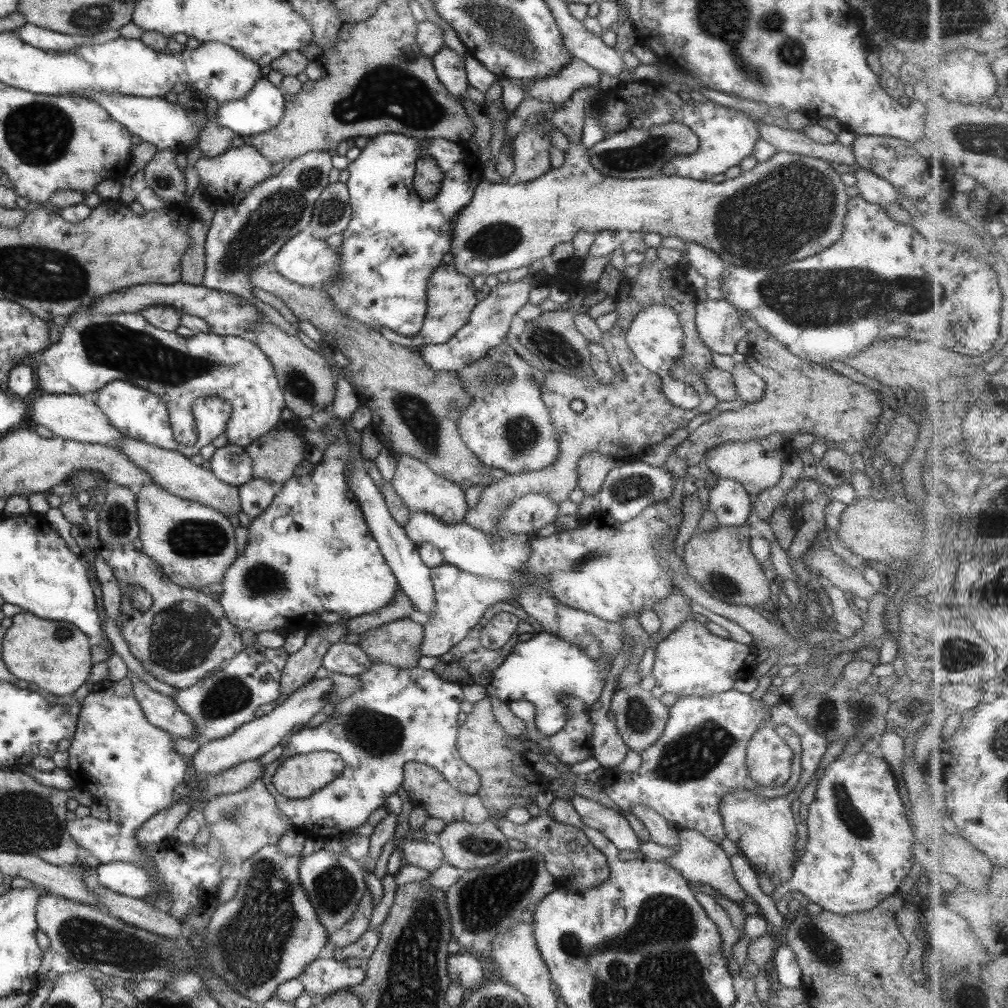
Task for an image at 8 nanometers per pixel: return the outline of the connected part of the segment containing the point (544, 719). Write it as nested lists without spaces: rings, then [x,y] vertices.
[[[543,630],[532,633],[526,640],[518,640],[511,653],[493,672],[487,687],[501,701],[530,702],[536,710],[534,719],[537,730],[545,736],[559,732],[567,720],[562,696],[570,694],[579,699],[589,714],[590,707],[599,698],[604,683],[605,666],[591,660],[570,642]]]

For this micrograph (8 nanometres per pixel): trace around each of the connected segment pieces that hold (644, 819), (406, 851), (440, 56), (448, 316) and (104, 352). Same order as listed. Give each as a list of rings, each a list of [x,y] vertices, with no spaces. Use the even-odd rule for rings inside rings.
[[[635,804],[631,808],[631,812],[637,820],[644,824],[651,841],[666,847],[674,847],[678,844],[677,828],[669,828],[667,820],[653,809],[643,804]]]
[[[404,838],[399,841],[397,849],[402,852],[405,864],[412,864],[427,872],[433,873],[441,863],[445,862],[440,846],[433,842]]]
[[[442,47],[430,57],[430,60],[437,80],[443,84],[447,94],[451,94],[455,99],[467,96],[465,91],[468,83],[466,82],[464,60],[461,60],[459,55],[451,52],[449,48]]]
[[[453,263],[441,264],[429,274],[426,282],[425,300],[427,309],[419,332],[413,337],[405,337],[383,327],[379,327],[376,331],[380,332],[385,340],[404,347],[419,348],[428,344],[443,344],[453,336],[454,332],[457,332],[457,329],[469,321],[469,315],[477,304],[475,291],[476,288],[471,285],[471,279],[457,272]]]
[[[87,309],[78,311],[71,314],[69,318],[65,318],[63,324],[60,326],[60,336],[57,342],[50,343],[46,349],[40,351],[37,358],[37,368],[35,368],[35,376],[37,376],[37,386],[39,386],[39,393],[45,394],[78,394],[90,397],[93,392],[101,390],[108,382],[112,380],[126,380],[129,384],[135,384],[139,388],[148,389],[149,392],[157,394],[160,399],[165,403],[165,408],[168,414],[168,423],[170,430],[172,431],[175,442],[181,444],[181,446],[188,447],[194,441],[193,438],[193,418],[192,418],[192,404],[202,396],[218,396],[222,398],[224,402],[229,405],[230,413],[227,417],[225,428],[222,430],[227,438],[227,442],[231,445],[238,447],[247,446],[252,440],[255,440],[258,436],[269,432],[271,429],[277,429],[280,426],[281,410],[285,407],[283,391],[279,388],[277,377],[274,373],[274,368],[266,358],[263,351],[258,347],[257,343],[251,342],[245,339],[243,336],[219,336],[209,332],[196,332],[191,336],[184,337],[179,336],[175,331],[167,332],[148,324],[143,317],[137,313],[130,312],[117,312],[117,314],[89,314]]]

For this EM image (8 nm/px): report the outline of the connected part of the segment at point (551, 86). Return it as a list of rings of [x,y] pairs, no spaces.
[[[577,58],[561,68],[560,72],[549,78],[533,80],[523,87],[523,96],[529,96],[539,102],[553,104],[555,110],[563,108],[567,98],[579,88],[599,86],[599,72]]]

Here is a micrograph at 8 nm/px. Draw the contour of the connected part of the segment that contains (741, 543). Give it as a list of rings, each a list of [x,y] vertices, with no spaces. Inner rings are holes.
[[[745,524],[741,527],[718,526],[703,533],[695,530],[683,545],[681,560],[686,574],[712,598],[728,605],[751,607],[767,602],[770,581],[751,553],[749,542],[752,533]]]

